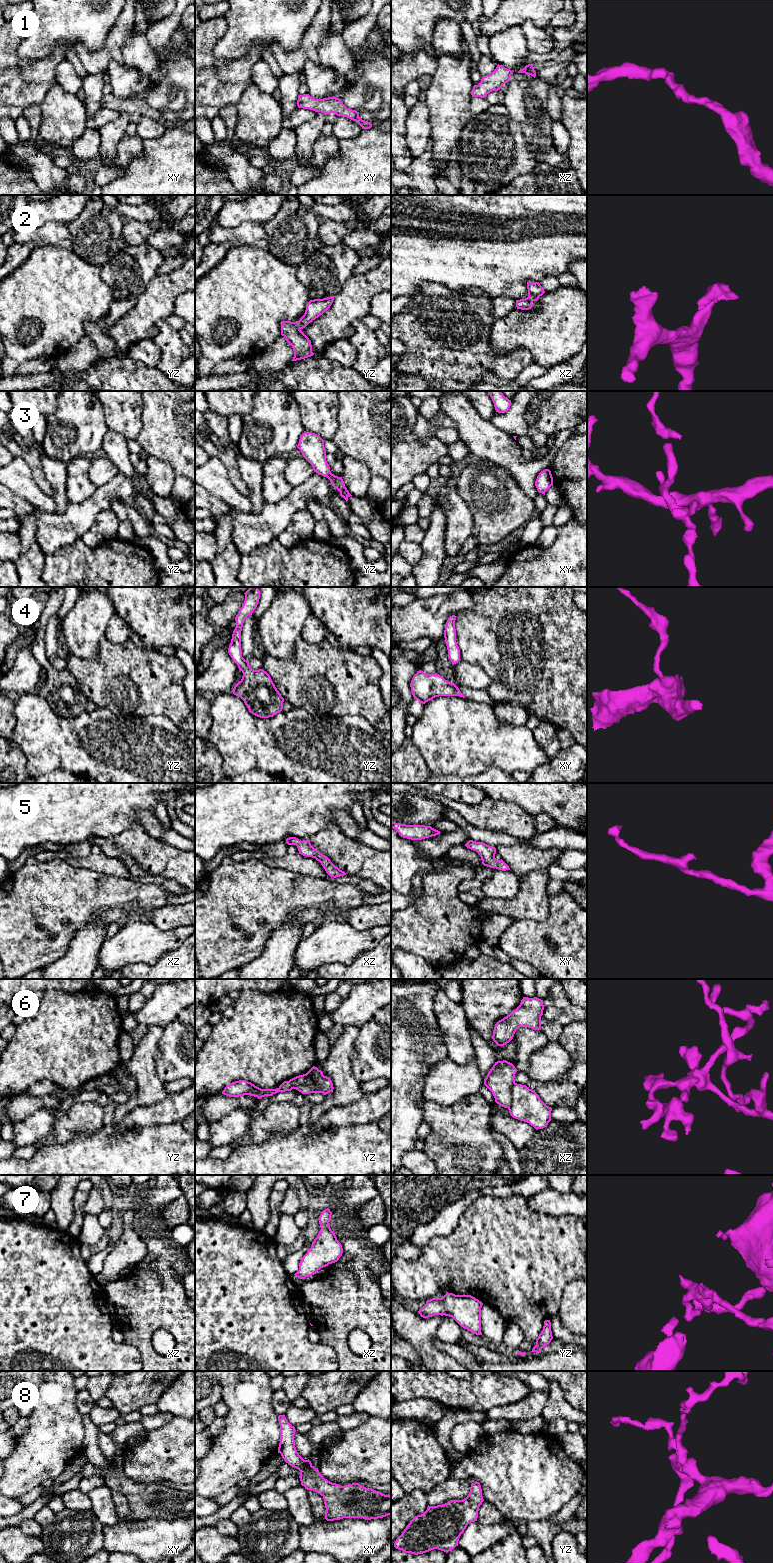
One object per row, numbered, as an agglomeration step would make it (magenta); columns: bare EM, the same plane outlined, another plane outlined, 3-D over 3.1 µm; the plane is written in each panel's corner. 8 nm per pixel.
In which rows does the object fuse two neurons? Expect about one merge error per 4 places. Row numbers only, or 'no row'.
6

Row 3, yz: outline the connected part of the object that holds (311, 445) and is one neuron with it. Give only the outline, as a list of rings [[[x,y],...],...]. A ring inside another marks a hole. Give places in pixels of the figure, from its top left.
[[[304,432],[297,445],[303,457],[312,465],[314,472],[327,477],[331,485],[340,492],[346,502],[352,496],[345,487],[342,477],[335,476],[331,473],[329,464],[326,461],[326,450],[324,440],[312,432]]]

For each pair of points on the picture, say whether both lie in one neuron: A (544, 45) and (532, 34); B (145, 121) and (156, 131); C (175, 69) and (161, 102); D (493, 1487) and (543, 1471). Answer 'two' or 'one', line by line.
A: one
B: one
C: one
D: one

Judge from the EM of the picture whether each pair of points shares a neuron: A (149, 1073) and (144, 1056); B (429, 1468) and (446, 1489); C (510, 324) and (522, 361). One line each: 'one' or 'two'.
A: one
B: two
C: two

